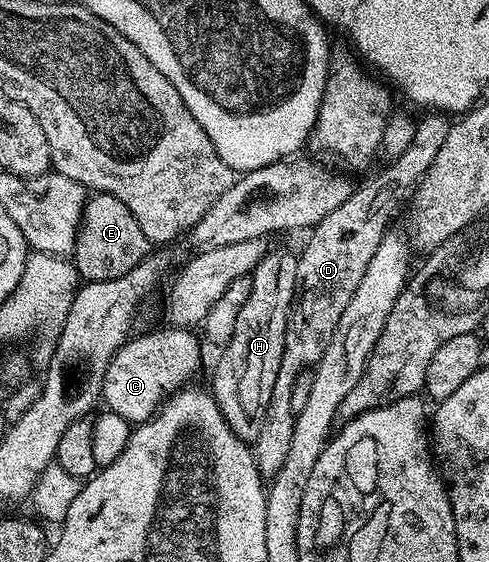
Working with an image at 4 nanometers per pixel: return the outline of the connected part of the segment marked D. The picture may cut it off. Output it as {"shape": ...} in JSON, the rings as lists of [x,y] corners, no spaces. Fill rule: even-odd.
{"shape":[[[444,114],[423,116],[426,117],[415,121],[413,141],[402,156],[393,159],[389,168],[370,177],[361,188],[359,185],[353,190],[338,210],[330,210],[330,214],[326,214],[326,218],[307,233],[308,245],[296,256],[296,285],[286,322],[282,362],[278,366],[278,378],[274,378],[274,390],[270,393],[270,406],[266,406],[262,430],[251,445],[261,477],[276,476],[289,454],[296,421],[296,413],[290,406],[295,380],[320,363],[330,338],[334,338],[334,330],[338,330],[338,318],[342,318],[350,298],[354,298],[354,290],[358,290],[358,282],[362,282],[362,274],[366,274],[366,266],[370,266],[370,258],[374,258],[374,250],[378,250],[382,238],[390,231],[391,224],[388,223],[392,215],[407,198],[408,192],[410,196],[424,179],[434,158],[438,158],[438,150],[442,150],[442,142],[446,142],[449,117]]]}

